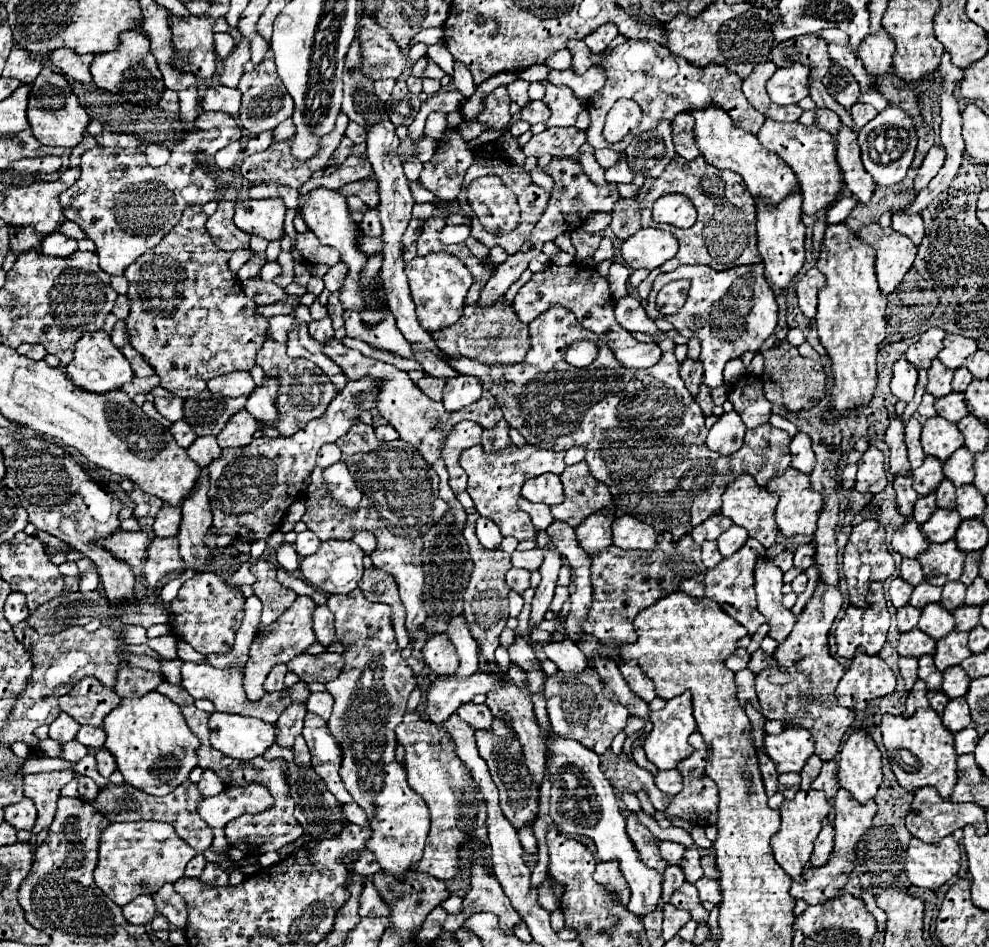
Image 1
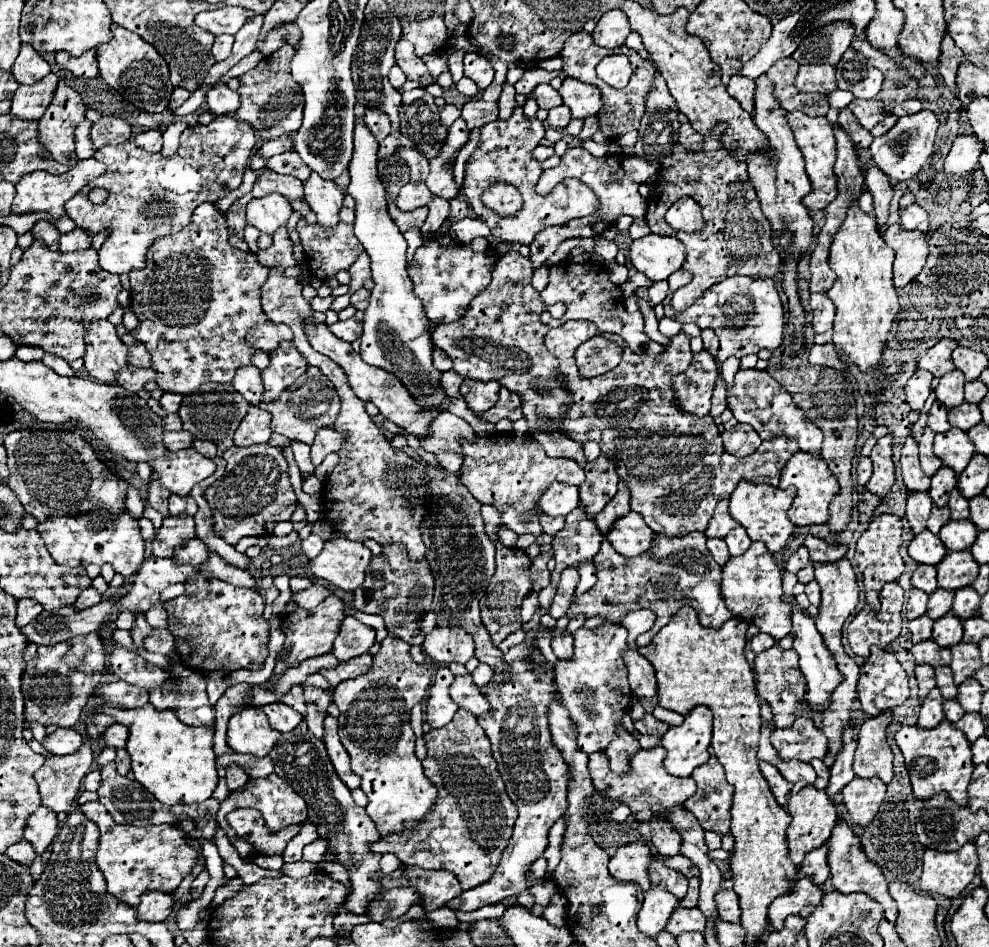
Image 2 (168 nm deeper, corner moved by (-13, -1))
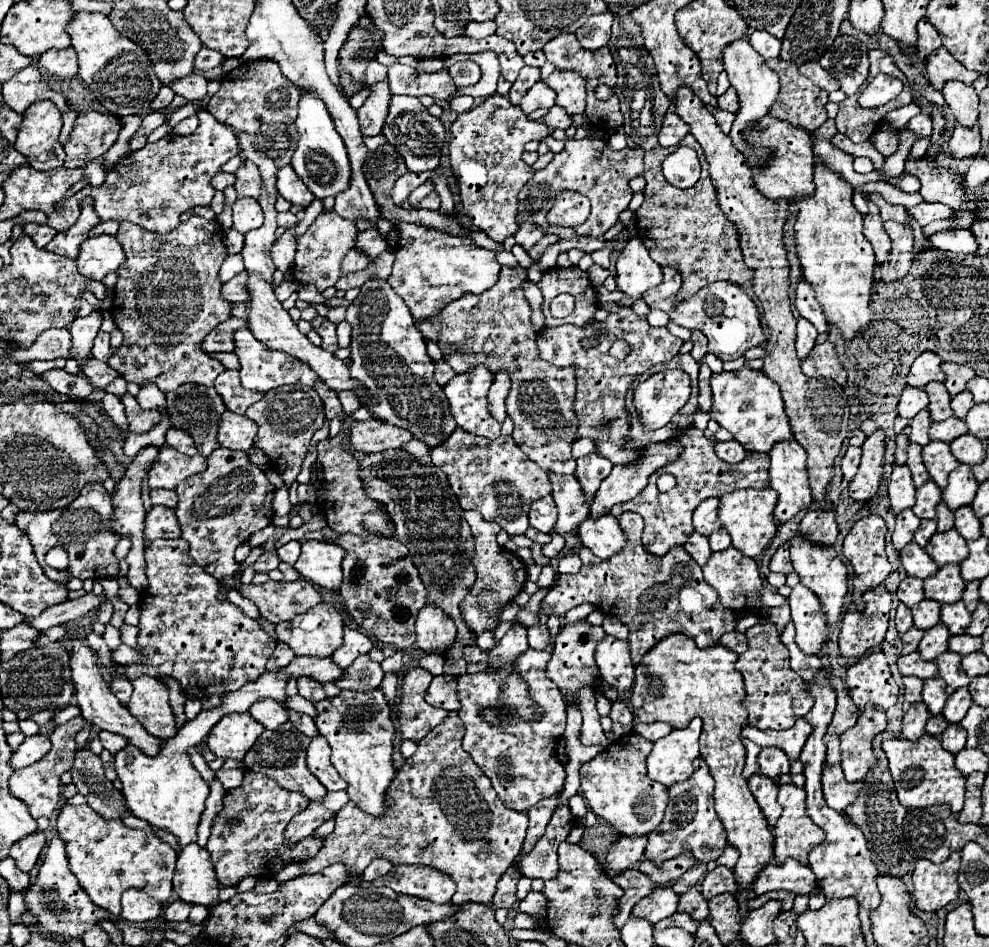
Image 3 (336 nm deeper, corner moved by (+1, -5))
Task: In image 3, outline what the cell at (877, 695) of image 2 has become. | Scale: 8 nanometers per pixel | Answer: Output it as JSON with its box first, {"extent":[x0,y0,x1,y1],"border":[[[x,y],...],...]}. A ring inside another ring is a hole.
{"extent":[846,653,898,711],"border":[[[870,653],[856,665],[848,667],[846,689],[858,711],[864,711],[868,703],[874,703],[874,707],[886,711],[898,697],[898,685],[894,683],[888,663],[880,657],[880,653]]]}

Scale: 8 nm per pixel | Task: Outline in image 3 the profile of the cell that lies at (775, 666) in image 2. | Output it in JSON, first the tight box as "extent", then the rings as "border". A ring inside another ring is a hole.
{"extent":[736,625,812,729],"border":[[[754,625],[750,627],[748,635],[748,651],[738,657],[736,669],[744,677],[744,707],[748,711],[748,723],[758,729],[786,729],[796,719],[804,717],[812,703],[810,695],[806,695],[806,689],[802,687],[802,677],[792,671],[790,657],[786,645],[780,641],[778,631],[774,631],[774,625]]]}

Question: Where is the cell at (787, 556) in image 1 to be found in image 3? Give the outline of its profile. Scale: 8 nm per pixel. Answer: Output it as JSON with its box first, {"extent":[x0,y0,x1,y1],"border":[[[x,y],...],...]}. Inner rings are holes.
{"extent":[770,543,794,575],"border":[[[784,543],[784,545],[774,553],[774,557],[772,557],[772,561],[770,561],[770,571],[774,571],[774,573],[784,573],[784,575],[788,575],[788,573],[794,571],[794,569],[792,569],[792,563],[790,563],[790,543]]]}

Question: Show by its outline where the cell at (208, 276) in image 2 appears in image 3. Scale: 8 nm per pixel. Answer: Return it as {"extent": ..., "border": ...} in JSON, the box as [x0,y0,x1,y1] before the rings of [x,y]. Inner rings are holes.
{"extent":[108,215,234,393],"border":[[[192,215],[188,221],[180,223],[166,235],[142,231],[140,225],[126,221],[120,225],[116,237],[126,253],[126,261],[122,267],[118,267],[112,317],[116,321],[116,327],[124,333],[124,341],[118,347],[116,355],[108,359],[108,365],[116,369],[126,381],[132,381],[140,387],[142,383],[146,385],[150,381],[162,393],[176,391],[184,383],[198,383],[208,387],[214,385],[214,379],[224,371],[224,365],[202,349],[202,341],[224,319],[232,317],[230,311],[234,307],[222,297],[222,281],[218,277],[220,265],[228,255],[222,241],[224,229],[218,221],[208,221],[200,215]]]}

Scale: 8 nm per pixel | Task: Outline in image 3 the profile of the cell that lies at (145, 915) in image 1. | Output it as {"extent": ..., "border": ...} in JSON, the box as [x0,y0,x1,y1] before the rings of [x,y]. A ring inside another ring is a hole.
{"extent":[120,891,162,925],"border":[[[126,891],[122,895],[122,913],[120,917],[128,923],[142,925],[146,921],[158,919],[162,915],[162,905],[142,891]]]}

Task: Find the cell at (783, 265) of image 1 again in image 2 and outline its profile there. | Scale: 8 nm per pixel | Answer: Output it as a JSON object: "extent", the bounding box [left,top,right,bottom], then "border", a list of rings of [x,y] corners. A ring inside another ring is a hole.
{"extent":[748,75,812,255],"border":[[[760,75],[758,79],[754,79],[756,89],[754,89],[754,105],[756,111],[752,115],[756,127],[766,135],[768,139],[768,151],[754,151],[752,155],[748,155],[748,177],[750,183],[756,189],[756,195],[760,199],[762,205],[762,213],[766,215],[766,219],[772,223],[774,235],[772,235],[772,243],[776,249],[778,247],[778,237],[780,231],[788,229],[792,231],[792,245],[788,247],[788,251],[802,255],[810,243],[812,243],[812,219],[808,215],[808,209],[802,205],[802,197],[810,193],[810,181],[808,175],[804,171],[804,159],[802,159],[802,151],[798,149],[792,129],[788,125],[786,119],[786,111],[780,107],[778,99],[774,97],[774,83],[766,77]]]}

